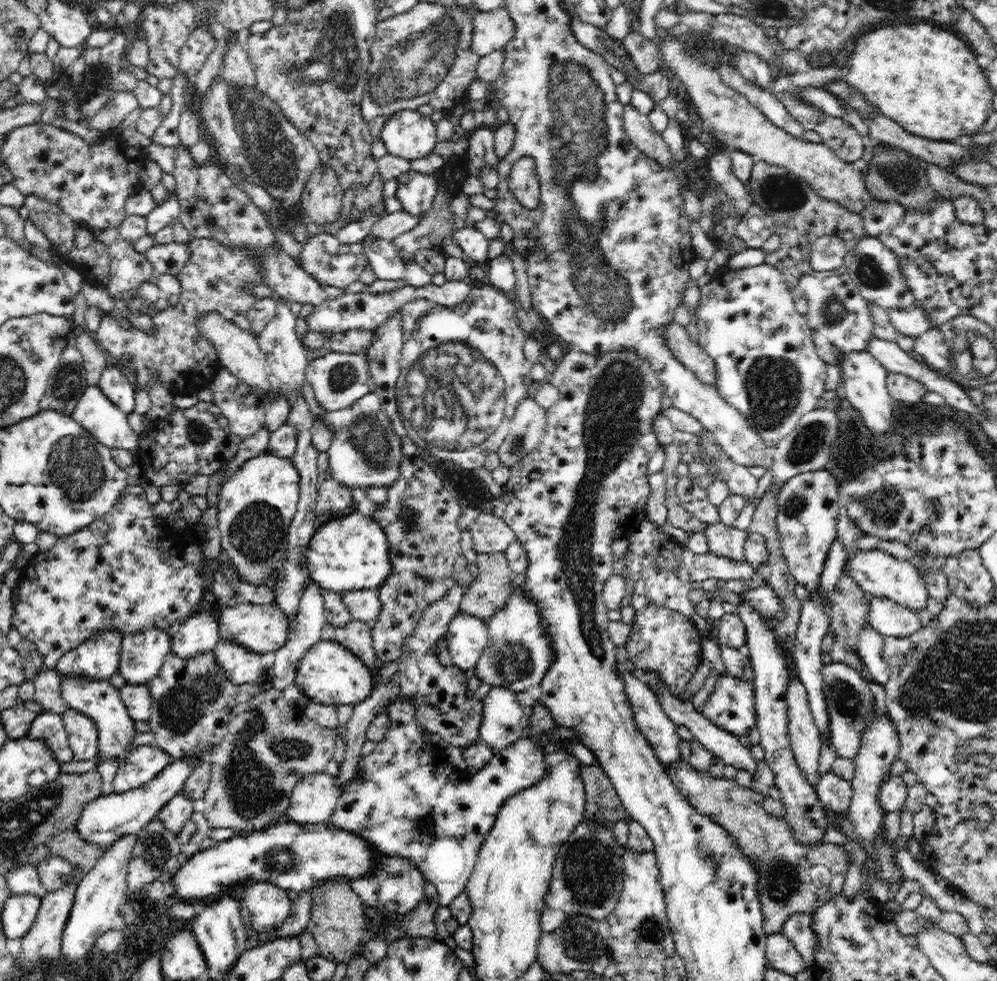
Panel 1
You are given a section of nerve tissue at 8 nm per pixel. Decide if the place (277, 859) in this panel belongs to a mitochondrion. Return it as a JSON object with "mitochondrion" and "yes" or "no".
{"mitochondrion":"yes"}

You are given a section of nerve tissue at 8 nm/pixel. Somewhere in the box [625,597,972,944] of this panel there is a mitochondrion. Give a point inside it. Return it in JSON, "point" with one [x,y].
{"point":[782,880]}

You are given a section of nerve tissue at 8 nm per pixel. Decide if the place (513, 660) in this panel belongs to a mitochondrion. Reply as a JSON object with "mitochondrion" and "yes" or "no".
{"mitochondrion":"yes"}

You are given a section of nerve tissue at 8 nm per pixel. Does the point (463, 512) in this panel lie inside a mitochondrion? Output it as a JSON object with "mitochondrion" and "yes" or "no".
{"mitochondrion":"no"}

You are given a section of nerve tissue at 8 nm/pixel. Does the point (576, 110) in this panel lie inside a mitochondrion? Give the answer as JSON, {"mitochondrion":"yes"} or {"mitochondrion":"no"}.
{"mitochondrion":"yes"}

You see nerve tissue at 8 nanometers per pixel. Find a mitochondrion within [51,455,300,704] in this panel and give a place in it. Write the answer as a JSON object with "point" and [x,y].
{"point":[256,533]}

